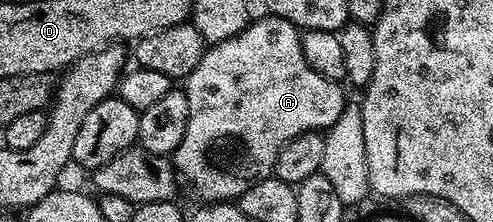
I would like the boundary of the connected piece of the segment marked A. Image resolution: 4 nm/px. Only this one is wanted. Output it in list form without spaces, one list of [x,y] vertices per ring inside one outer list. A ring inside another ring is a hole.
[[[265,16],[259,21],[258,18],[251,20],[240,35],[232,35],[232,39],[209,46],[200,63],[196,63],[193,71],[184,78],[190,118],[188,131],[184,131],[184,139],[172,160],[185,188],[187,185],[199,197],[199,202],[237,202],[248,187],[273,174],[276,159],[289,141],[296,139],[296,135],[330,129],[348,104],[339,82],[324,79],[308,67],[298,26],[283,17]]]

